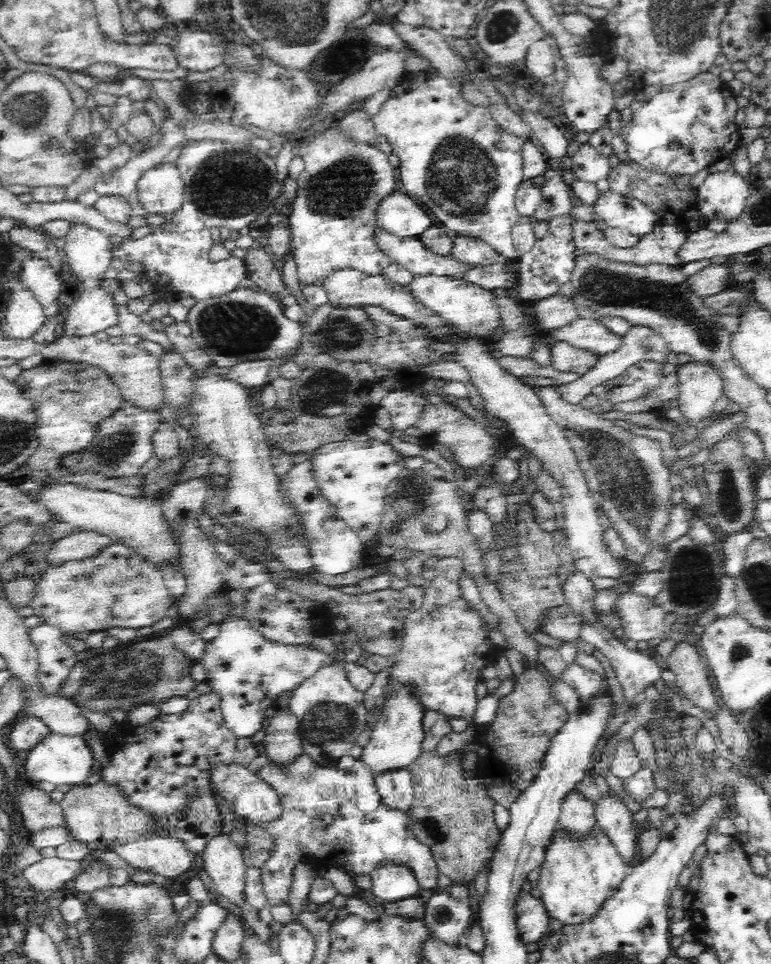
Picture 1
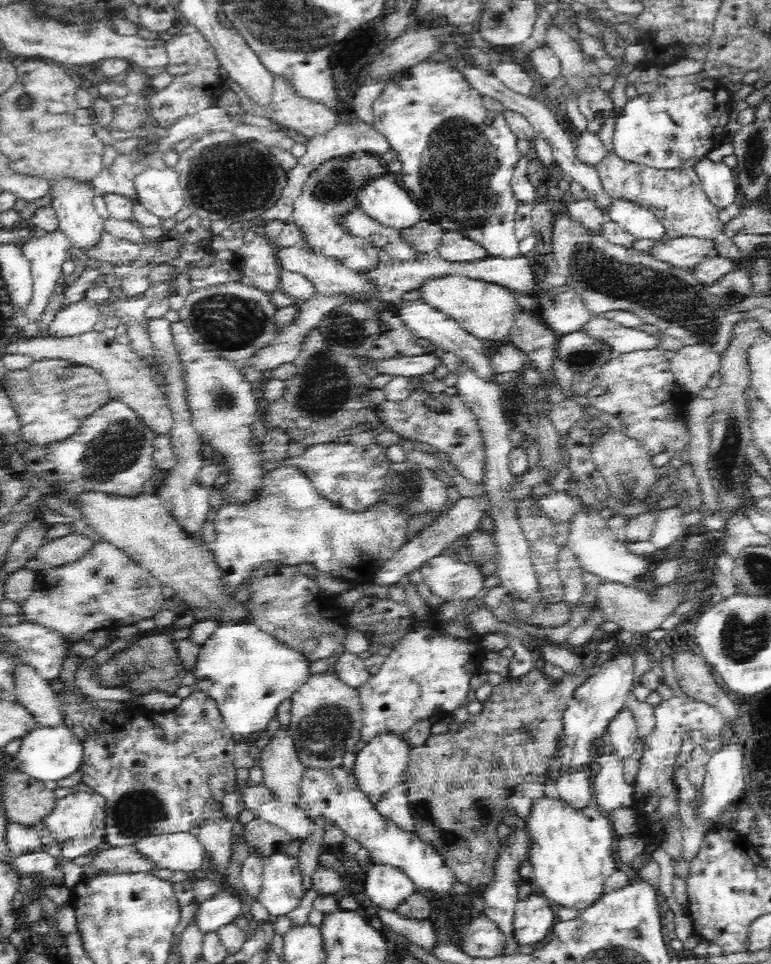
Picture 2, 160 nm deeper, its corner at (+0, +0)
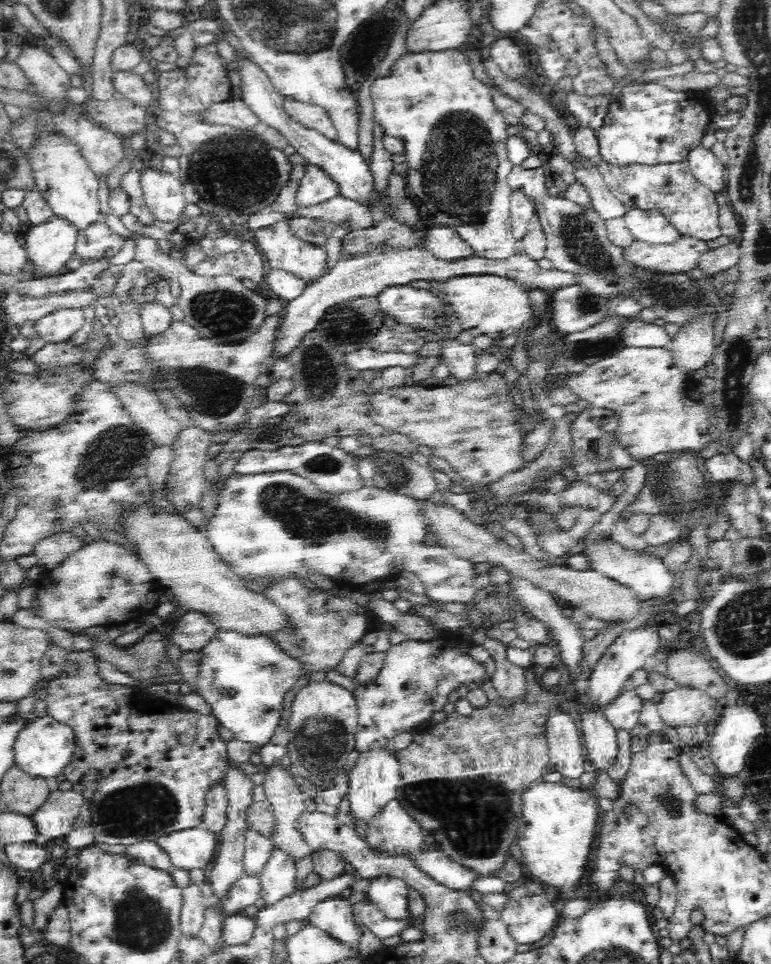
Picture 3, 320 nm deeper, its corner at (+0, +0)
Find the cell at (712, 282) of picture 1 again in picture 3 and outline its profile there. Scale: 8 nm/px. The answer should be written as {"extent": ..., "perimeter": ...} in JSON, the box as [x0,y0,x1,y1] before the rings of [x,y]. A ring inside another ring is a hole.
{"extent":[697,240,741,279],"perimeter":[[[731,240],[726,245],[708,249],[700,256],[697,268],[700,268],[706,277],[712,279],[716,274],[736,266],[740,257],[741,248],[738,245],[738,241]]]}

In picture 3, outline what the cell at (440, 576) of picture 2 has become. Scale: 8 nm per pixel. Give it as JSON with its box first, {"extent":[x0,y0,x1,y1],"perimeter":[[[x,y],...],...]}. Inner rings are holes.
{"extent":[205,472,479,603],"perimeter":[[[261,472],[256,474],[231,474],[225,481],[224,487],[218,494],[217,505],[213,515],[209,518],[208,525],[205,527],[209,541],[215,548],[217,555],[222,559],[222,562],[228,564],[232,569],[232,573],[242,580],[256,581],[260,577],[265,577],[271,580],[284,580],[284,578],[308,578],[309,575],[324,575],[330,576],[331,580],[338,580],[338,585],[344,584],[352,586],[355,584],[356,589],[366,586],[369,582],[380,582],[391,580],[395,573],[398,573],[396,559],[403,558],[402,568],[410,572],[414,572],[425,588],[425,594],[436,600],[436,602],[458,602],[469,603],[473,601],[474,596],[479,591],[474,586],[474,578],[478,576],[476,568],[469,560],[461,559],[452,552],[452,549],[442,546],[430,546],[425,543],[425,537],[428,534],[426,527],[426,515],[424,514],[424,501],[419,501],[410,498],[404,494],[396,494],[388,492],[374,486],[366,486],[366,488],[358,490],[358,492],[348,492],[348,494],[326,494],[322,492],[313,482],[310,482],[303,476],[293,472]]]}

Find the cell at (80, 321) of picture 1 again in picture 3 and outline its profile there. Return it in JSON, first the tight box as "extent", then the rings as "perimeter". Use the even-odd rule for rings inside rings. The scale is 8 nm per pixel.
{"extent":[37,309,86,343],"perimeter":[[[63,309],[37,322],[37,333],[46,343],[66,343],[86,324],[82,309]]]}

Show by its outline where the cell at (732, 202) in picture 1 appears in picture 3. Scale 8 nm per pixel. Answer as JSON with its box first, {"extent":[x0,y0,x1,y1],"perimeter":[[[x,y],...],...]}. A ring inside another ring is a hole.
{"extent":[687,146,726,194],"perimeter":[[[696,146],[687,160],[694,178],[716,194],[725,193],[726,168],[710,149]]]}

